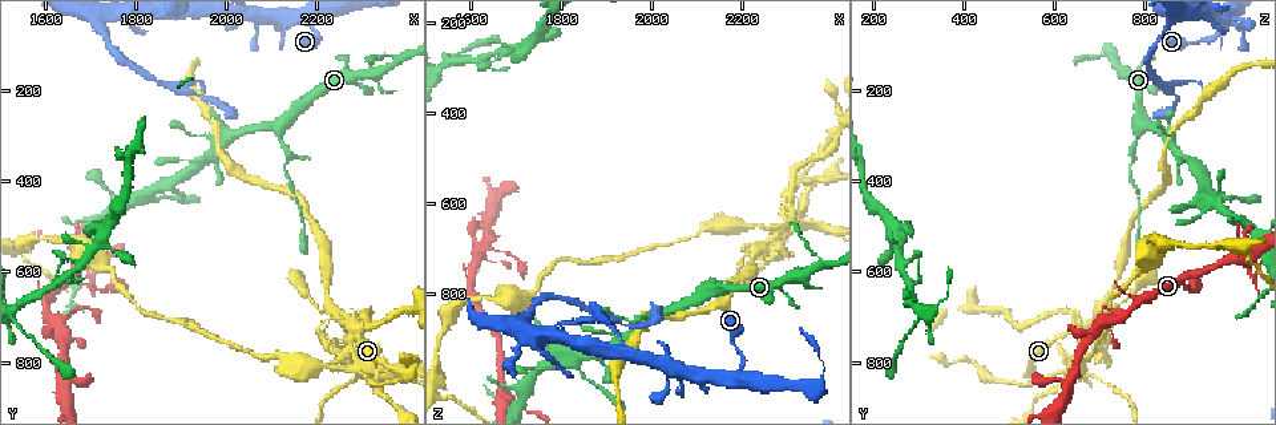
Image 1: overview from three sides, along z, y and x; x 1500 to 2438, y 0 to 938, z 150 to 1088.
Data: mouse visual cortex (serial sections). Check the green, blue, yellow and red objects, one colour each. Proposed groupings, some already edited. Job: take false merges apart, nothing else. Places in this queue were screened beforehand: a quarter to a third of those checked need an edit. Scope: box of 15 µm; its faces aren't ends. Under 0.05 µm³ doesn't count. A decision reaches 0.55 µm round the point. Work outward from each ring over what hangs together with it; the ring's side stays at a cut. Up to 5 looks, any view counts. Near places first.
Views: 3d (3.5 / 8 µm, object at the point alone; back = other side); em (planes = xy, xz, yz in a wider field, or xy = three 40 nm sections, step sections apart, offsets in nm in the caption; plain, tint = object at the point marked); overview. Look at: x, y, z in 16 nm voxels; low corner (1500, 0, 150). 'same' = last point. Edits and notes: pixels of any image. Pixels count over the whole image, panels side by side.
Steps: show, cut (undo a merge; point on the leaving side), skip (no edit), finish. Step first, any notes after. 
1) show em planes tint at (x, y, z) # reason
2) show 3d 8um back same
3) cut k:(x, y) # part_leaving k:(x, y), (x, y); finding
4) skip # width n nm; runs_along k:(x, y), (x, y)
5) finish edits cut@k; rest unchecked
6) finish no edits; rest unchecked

show 3d 8um at (1670, 570, 1015)

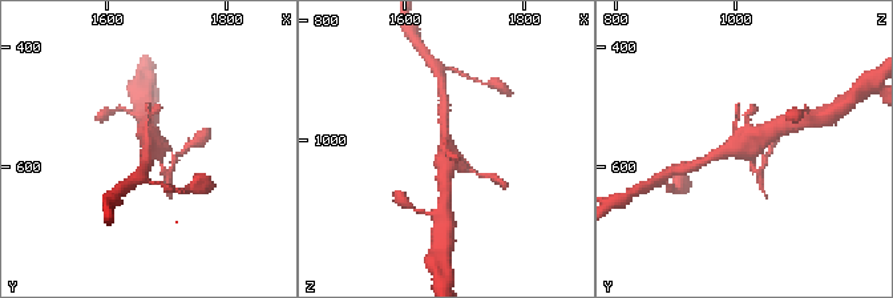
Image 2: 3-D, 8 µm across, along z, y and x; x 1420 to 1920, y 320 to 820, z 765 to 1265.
show em xy step 2 tint at (1675, 570, 1020)

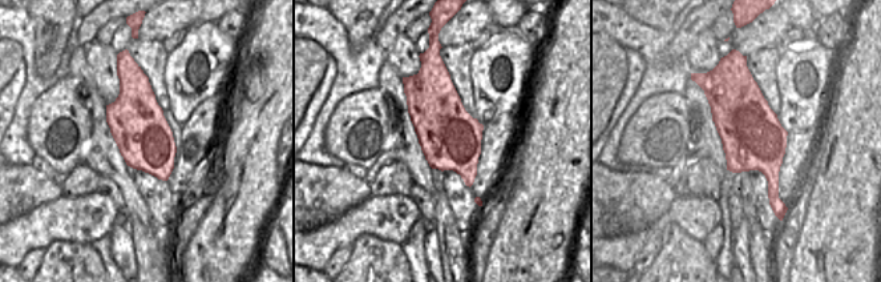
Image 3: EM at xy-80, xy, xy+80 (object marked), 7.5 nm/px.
skip # runs_along 2:(711, 158), (776, 128); all the same cell

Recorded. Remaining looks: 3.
show 3d 8um at (1630, 715, 695) # sharp bend

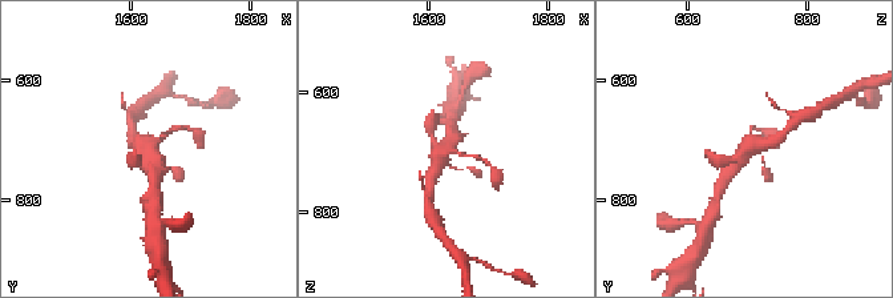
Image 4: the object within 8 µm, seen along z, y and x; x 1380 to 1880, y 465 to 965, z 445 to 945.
show 3d 3.5um back at (1625, 715, 695)

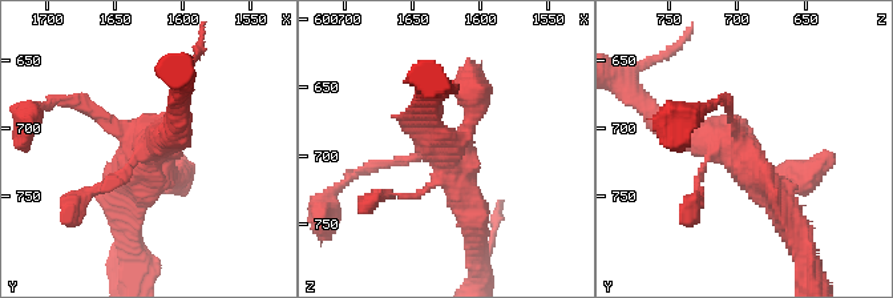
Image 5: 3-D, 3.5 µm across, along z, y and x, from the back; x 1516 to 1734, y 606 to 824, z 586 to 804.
show em xy step 5 tint at (1626, 718, 698) # now the EM

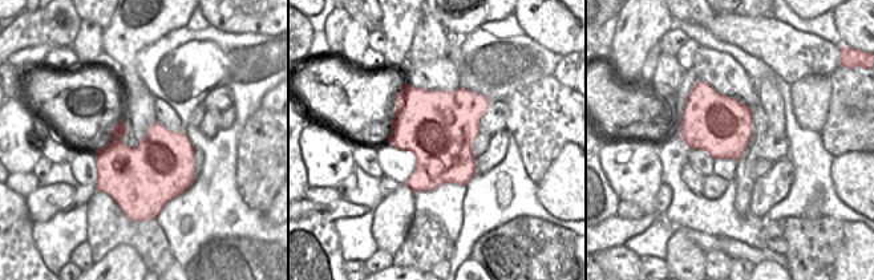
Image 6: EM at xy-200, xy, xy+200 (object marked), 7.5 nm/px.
skip # runs_along 5:(667, 129), (732, 145), (790, 222); one cell here

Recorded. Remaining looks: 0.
finish no edits; rest unchecked

